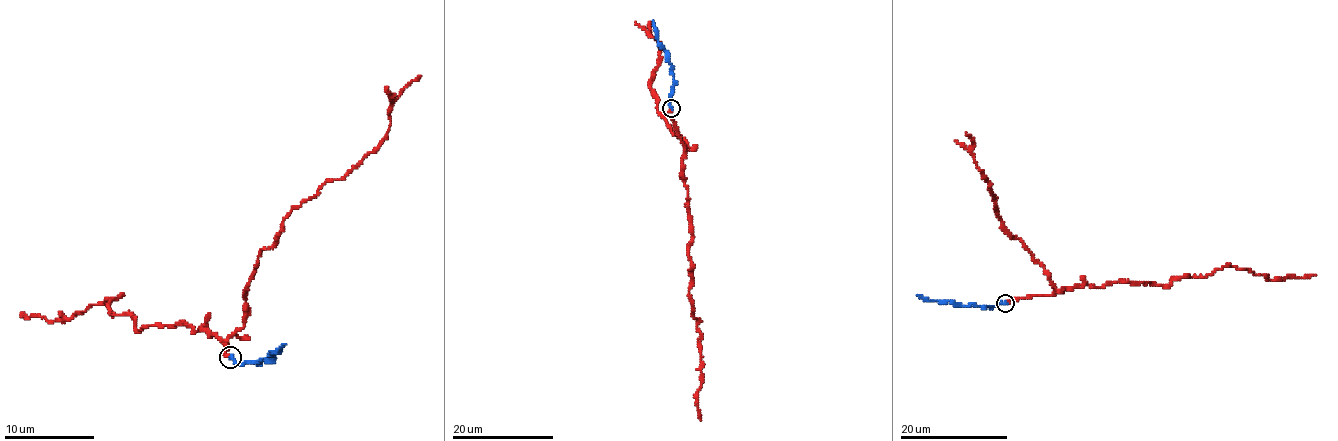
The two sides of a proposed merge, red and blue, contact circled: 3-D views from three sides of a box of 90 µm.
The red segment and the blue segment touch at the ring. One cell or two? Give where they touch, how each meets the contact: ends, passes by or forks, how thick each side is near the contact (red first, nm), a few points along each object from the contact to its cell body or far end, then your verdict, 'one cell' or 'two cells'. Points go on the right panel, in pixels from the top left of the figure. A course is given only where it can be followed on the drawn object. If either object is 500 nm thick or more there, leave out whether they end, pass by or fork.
at (1005, 303); red ends there; blue ends there; 180 nm thick on the red side, 240 nm on the other; red runs (1006, 303), (1085, 284), (1169, 286), (1174, 278), (1211, 275), (1221, 267), (1251, 270), (1267, 279), (1317, 274); blue runs (1005, 303), (985, 307), (917, 296); one cell

